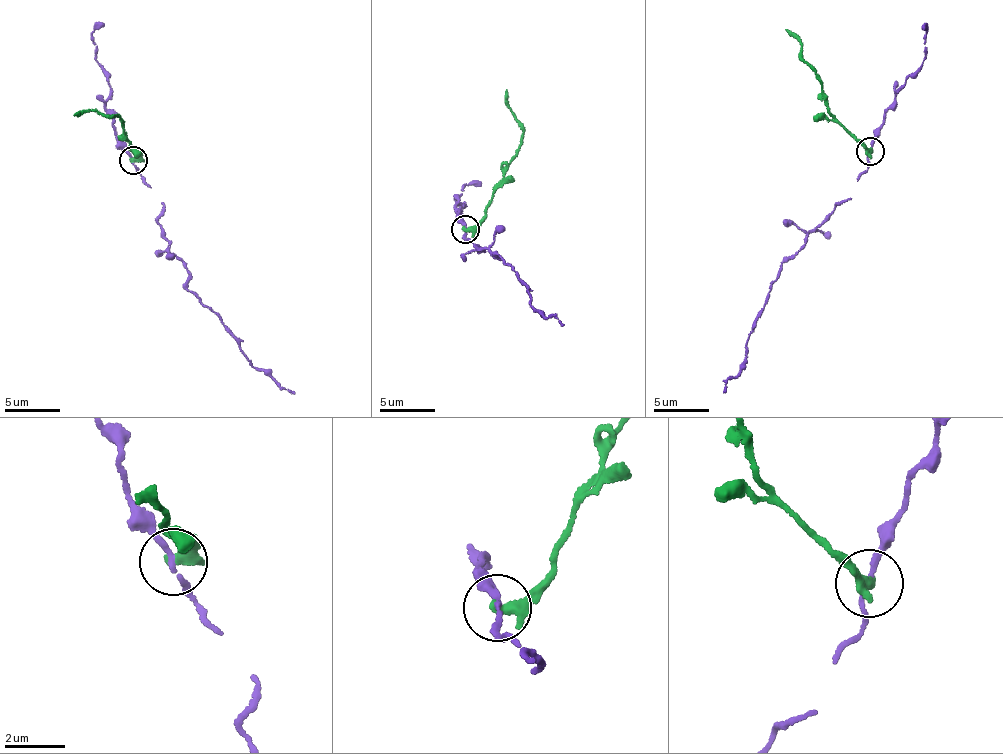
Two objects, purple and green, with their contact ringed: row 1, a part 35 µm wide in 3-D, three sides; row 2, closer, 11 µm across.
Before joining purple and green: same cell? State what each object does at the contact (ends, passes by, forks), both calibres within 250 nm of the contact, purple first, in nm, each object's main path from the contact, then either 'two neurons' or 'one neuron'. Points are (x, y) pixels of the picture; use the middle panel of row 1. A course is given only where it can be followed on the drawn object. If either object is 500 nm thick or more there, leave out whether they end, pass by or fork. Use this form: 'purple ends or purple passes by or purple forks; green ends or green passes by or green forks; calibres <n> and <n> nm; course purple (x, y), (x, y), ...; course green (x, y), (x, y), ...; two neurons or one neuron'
purple passes by; green ends; calibres 160 and 380 nm; course purple (464, 227), (466, 240), (478, 251), (476, 247), (496, 257), (498, 254), (522, 282), (533, 308), (564, 325); course green (464, 230), (485, 215), (521, 143), (506, 89); two neurons

